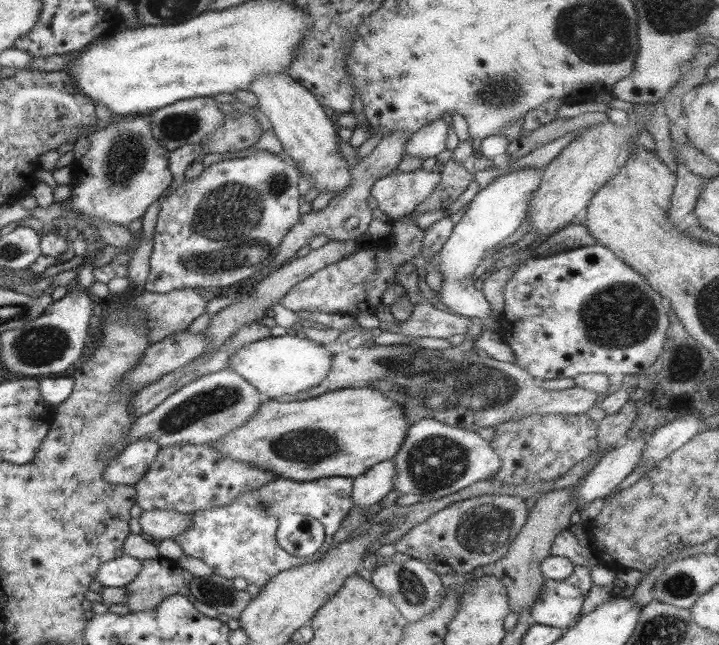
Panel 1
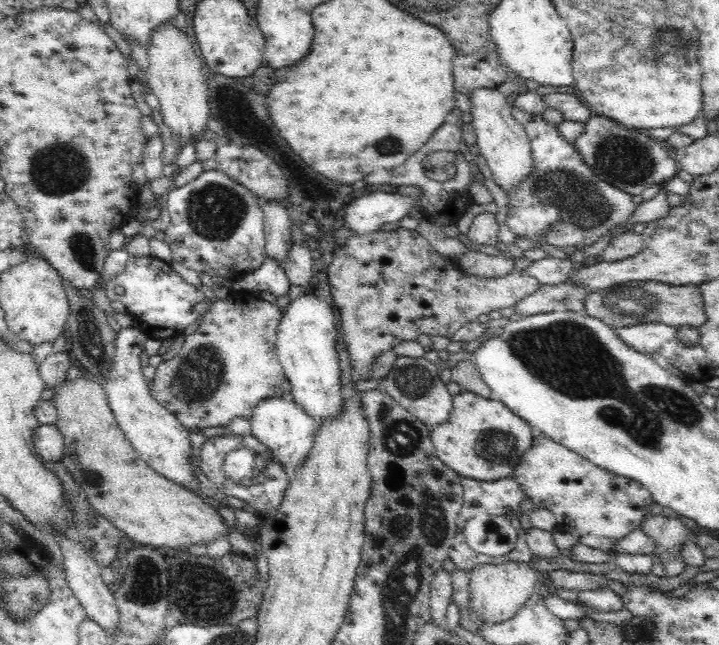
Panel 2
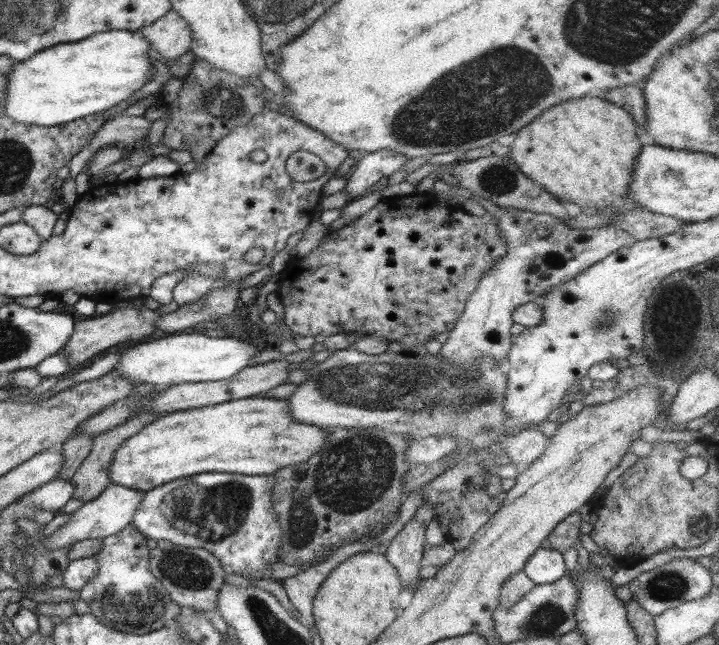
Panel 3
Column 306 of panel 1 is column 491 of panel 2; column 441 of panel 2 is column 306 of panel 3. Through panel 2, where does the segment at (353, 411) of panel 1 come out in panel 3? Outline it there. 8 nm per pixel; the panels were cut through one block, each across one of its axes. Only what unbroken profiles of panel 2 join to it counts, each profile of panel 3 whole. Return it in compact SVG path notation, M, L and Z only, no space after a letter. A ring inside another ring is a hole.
M260 396L165 413L140 429L140 432L128 437L116 449L114 461L110 465L110 480L112 485L145 493L172 480L204 472L268 476L284 466L292 466L314 456L320 450L322 443L326 441L326 431L328 429L294 420L287 400Z

